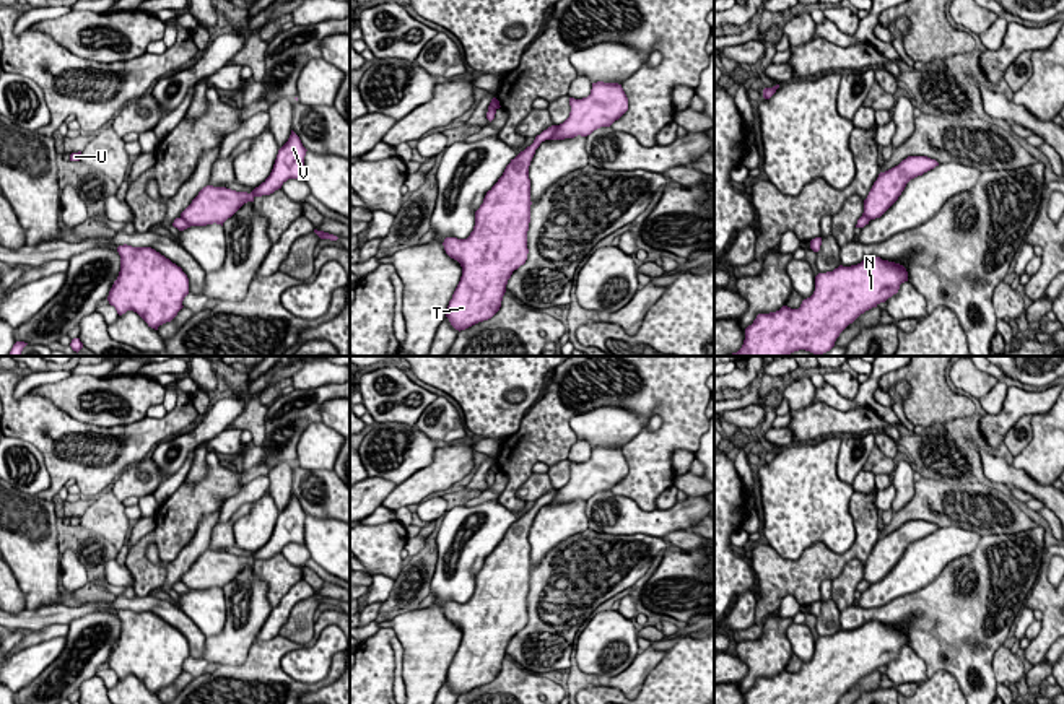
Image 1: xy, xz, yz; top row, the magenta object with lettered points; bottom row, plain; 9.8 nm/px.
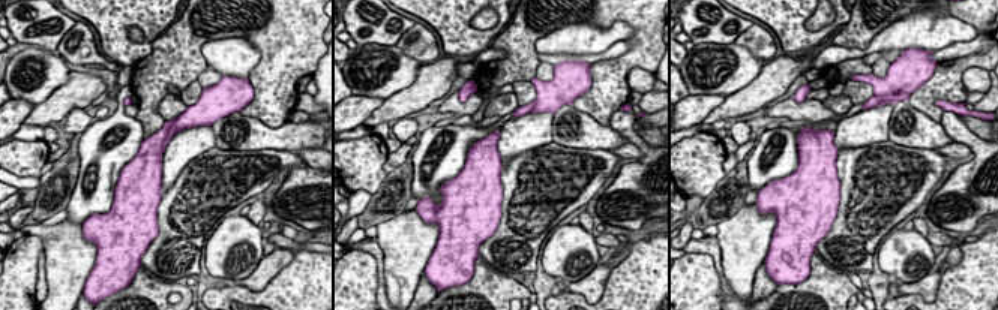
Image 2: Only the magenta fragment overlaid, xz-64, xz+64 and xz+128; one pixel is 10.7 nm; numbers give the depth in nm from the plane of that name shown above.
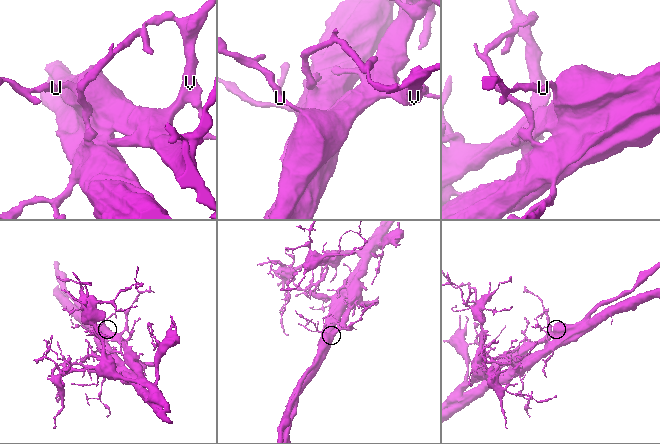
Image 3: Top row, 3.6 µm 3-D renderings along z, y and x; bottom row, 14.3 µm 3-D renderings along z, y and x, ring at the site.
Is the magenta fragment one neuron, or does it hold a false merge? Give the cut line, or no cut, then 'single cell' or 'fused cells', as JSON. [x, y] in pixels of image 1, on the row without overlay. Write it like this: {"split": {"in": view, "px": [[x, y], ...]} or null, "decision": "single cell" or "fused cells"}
{"split": {"in": "xz", "px": [[549, 498], [544, 496], [536, 503]]}, "decision": "fused cells"}

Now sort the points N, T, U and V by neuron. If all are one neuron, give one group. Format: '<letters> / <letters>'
N T U / V

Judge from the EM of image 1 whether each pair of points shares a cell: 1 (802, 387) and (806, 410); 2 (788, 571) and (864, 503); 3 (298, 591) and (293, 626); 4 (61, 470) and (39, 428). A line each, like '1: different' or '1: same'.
1: same
2: same
3: different
4: same

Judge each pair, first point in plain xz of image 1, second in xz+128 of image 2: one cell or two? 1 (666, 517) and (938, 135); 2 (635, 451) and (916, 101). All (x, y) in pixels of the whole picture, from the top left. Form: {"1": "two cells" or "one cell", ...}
{"1": "one cell", "2": "one cell"}

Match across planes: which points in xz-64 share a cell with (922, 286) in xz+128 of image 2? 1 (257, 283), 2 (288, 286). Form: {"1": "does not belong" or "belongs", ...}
{"1": "belongs", "2": "does not belong"}

